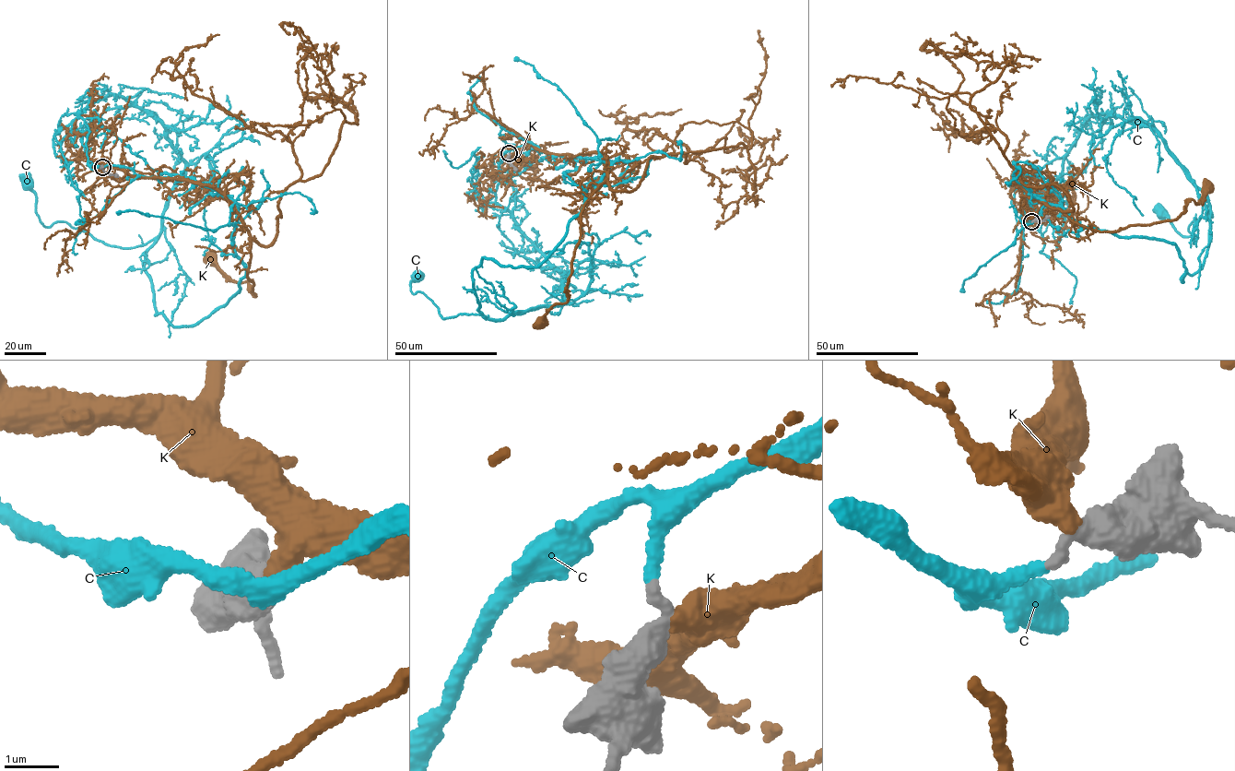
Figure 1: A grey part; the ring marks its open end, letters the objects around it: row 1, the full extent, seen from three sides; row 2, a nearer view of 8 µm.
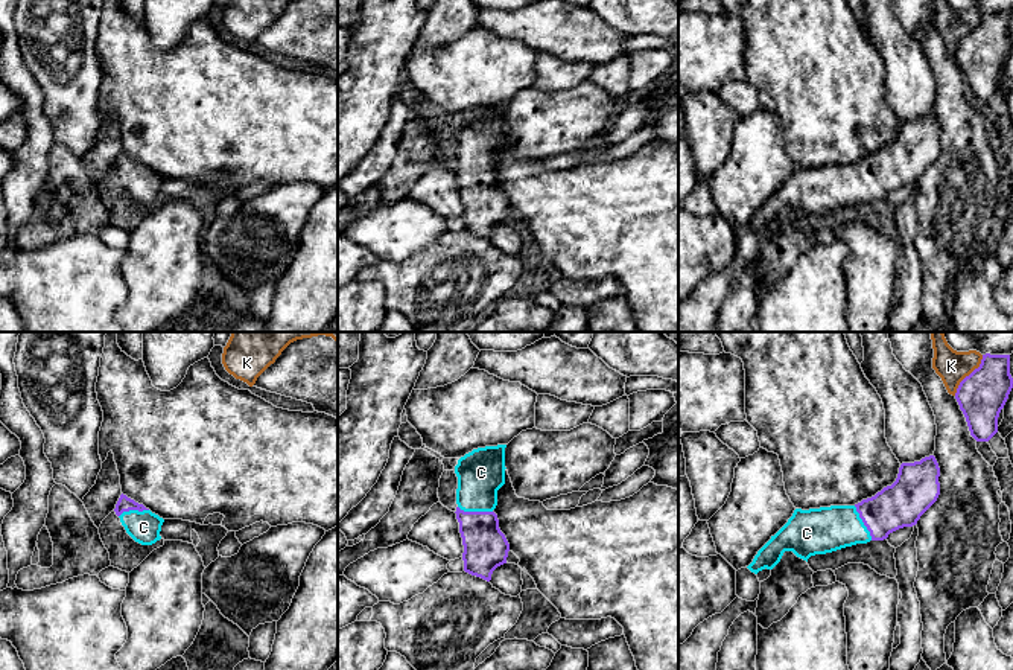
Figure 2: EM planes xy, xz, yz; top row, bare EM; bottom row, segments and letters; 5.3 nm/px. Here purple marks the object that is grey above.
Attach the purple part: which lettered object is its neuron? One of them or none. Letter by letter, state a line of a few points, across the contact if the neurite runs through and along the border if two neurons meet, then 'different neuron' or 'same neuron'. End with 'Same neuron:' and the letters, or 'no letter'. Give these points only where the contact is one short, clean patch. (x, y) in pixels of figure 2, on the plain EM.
C: line xz (485, 206), (475, 171), (481, 131); same neuron
K: different neuron
Same neuron: C

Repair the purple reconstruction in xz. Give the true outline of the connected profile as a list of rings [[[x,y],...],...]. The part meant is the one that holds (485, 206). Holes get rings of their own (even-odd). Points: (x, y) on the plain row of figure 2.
[[[506,104],[473,108],[455,125],[458,136],[455,172],[464,204],[464,230],[487,241],[497,225],[506,222],[510,210],[510,203],[499,187],[497,174],[493,171],[497,164],[497,149],[505,143],[505,107]]]

